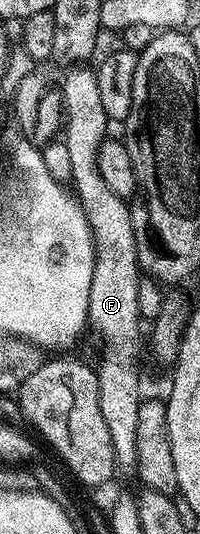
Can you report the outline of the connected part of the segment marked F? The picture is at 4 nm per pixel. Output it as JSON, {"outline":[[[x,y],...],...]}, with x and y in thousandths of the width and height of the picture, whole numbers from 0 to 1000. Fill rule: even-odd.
{"outline":[[[390,120],[330,139],[330,148],[305,148],[300,167],[310,172],[310,212],[320,215],[320,264],[340,277],[340,292],[360,305],[350,341],[365,361],[390,380],[410,386],[420,404],[450,421],[450,433],[470,444],[470,507],[460,509],[460,532],[440,539],[440,592],[430,594],[445,616],[470,616],[490,640],[510,646],[510,665],[480,676],[480,699],[490,704],[490,732],[500,734],[500,773],[520,777],[520,794],[540,800],[540,816],[560,816],[560,839],[570,841],[570,869],[595,882],[610,880],[650,891],[685,890],[680,869],[680,792],[700,772],[700,757],[720,751],[710,723],[690,717],[690,669],[720,663],[720,625],[710,633],[715,597],[690,592],[690,532],[700,507],[690,504],[690,481],[680,479],[680,442],[670,421],[650,410],[660,393],[635,373],[580,367],[490,320],[480,292],[500,270],[530,264],[525,232],[535,227],[520,210],[520,195],[500,189],[500,157],[490,140],[445,122]]]}

